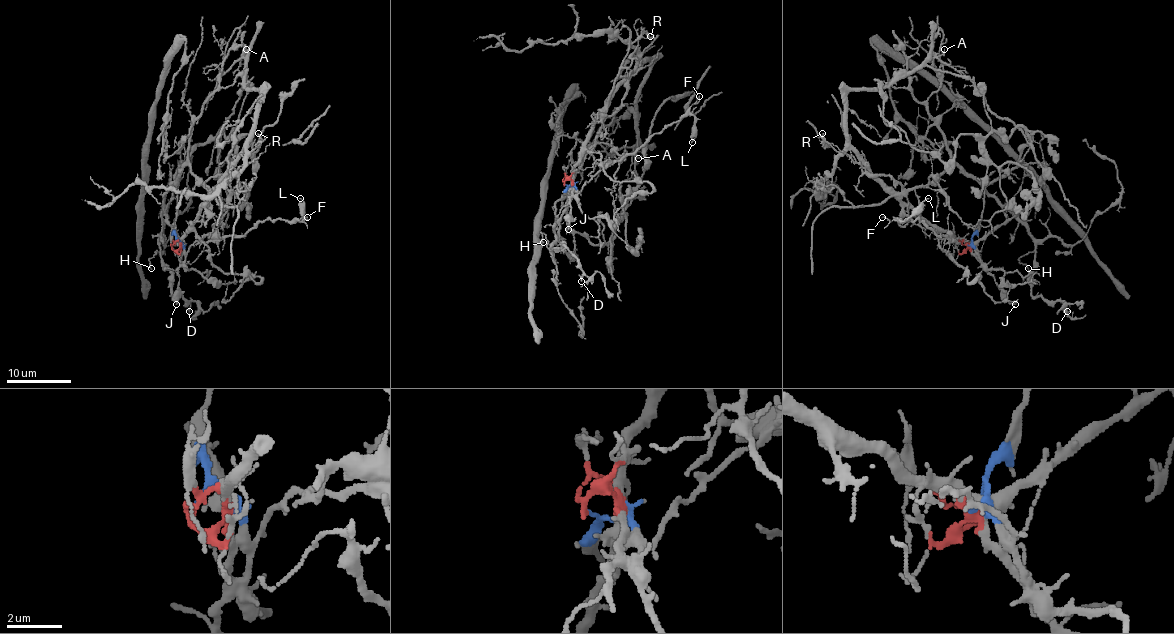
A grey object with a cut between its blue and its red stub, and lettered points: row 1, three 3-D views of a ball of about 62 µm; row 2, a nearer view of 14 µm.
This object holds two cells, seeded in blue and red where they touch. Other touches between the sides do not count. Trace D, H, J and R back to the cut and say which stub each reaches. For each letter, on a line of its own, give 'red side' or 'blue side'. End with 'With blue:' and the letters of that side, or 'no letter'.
D: blue side
H: blue side
J: red side
R: red side
With blue: D, H

